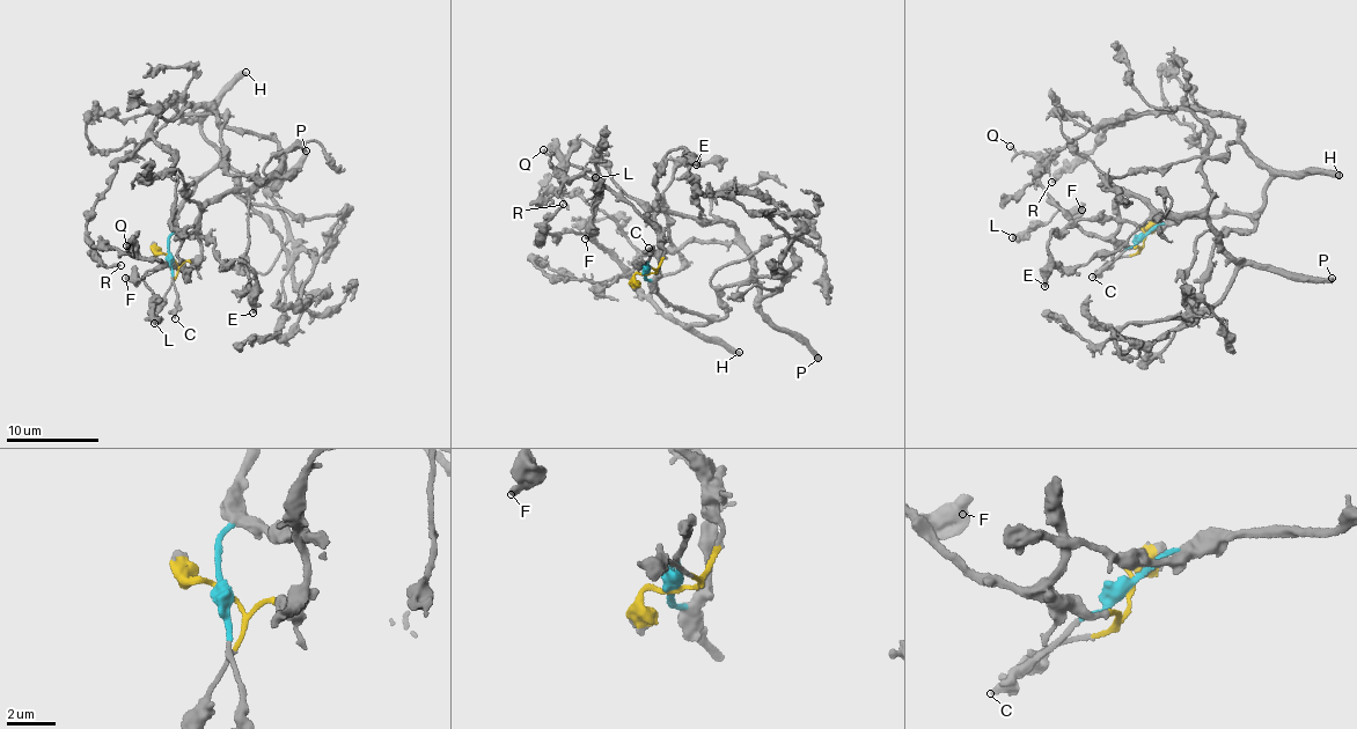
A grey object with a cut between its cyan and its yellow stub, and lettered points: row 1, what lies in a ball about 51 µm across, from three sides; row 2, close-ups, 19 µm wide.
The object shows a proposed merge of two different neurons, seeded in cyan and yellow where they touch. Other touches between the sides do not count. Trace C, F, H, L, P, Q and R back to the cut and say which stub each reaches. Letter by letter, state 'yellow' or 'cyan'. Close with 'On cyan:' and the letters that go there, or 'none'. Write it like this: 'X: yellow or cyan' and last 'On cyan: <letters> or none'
C: cyan
F: yellow
H: cyan
L: yellow
P: yellow
Q: yellow
R: cyan
On cyan: C, H, R

